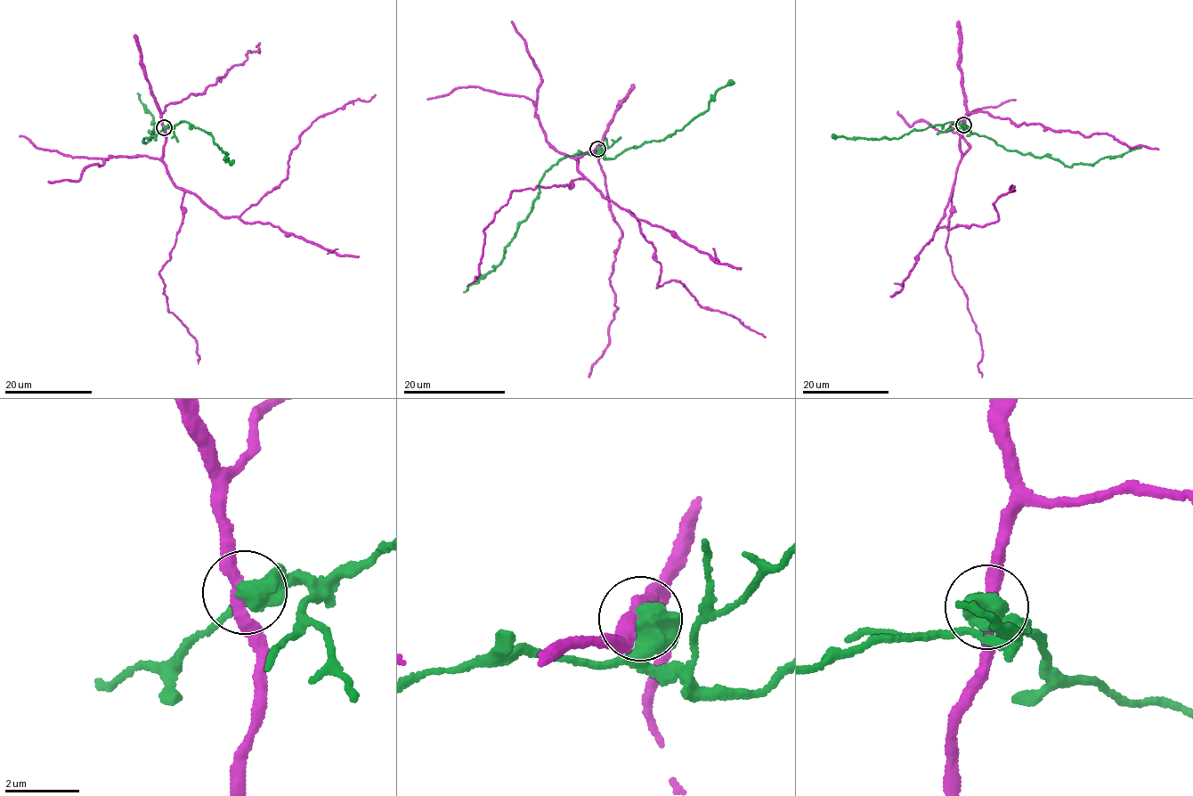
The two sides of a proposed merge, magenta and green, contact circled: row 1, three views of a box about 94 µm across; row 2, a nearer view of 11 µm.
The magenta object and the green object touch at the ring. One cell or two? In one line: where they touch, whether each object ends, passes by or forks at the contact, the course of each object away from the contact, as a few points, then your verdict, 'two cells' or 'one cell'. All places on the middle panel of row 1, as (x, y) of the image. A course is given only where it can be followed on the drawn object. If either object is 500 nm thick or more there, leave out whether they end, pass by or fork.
at (597, 149); magenta runs (597, 149), (576, 158), (576, 167), (638, 221), (661, 264), (656, 287), (679, 281), (697, 304), (765, 337); green runs (597, 149), (595, 154), (568, 155), (545, 172), (539, 197), (515, 238), (505, 247), (502, 263), (464, 291); two cells

